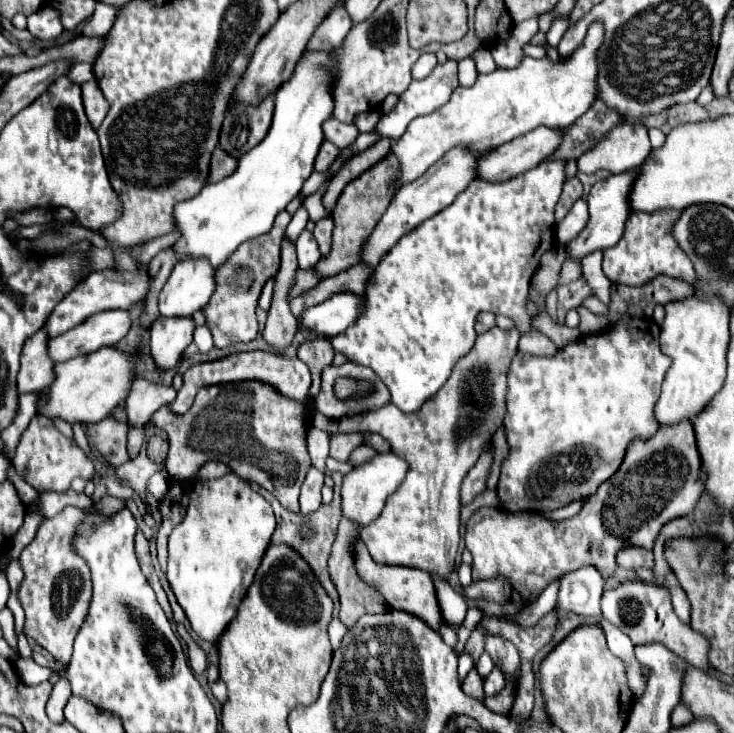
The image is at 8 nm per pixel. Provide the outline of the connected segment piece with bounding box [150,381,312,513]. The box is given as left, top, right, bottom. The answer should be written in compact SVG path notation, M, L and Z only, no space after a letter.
M238 381L238 383L222 383L222 385L210 385L198 391L194 405L186 415L172 415L168 411L168 405L158 409L150 423L162 431L166 431L170 441L170 461L166 463L168 473L174 479L190 481L196 477L198 469L208 461L218 461L230 467L232 473L238 477L244 477L246 481L254 481L260 487L268 489L288 511L298 513L298 495L302 481L312 467L310 455L306 449L306 433L310 427L310 417L306 417L304 407L300 401L292 401L290 397L280 397L272 385L264 385L262 381Z

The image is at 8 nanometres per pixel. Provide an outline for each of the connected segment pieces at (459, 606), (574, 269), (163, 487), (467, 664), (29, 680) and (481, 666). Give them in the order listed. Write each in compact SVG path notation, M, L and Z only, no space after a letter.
M432 577L432 581L434 581L440 613L450 623L450 627L456 629L464 621L464 615L466 615L466 609L468 609L466 601L464 601L464 597L460 597L460 593L456 593L448 585L448 581L440 581L440 577Z
M567 258L562 265L558 284L559 285L568 284L572 281L576 281L581 276L582 276L581 262L576 262Z
M154 473L154 475L148 479L146 491L148 491L156 501L164 501L164 495L168 493L168 479L166 479L162 473Z
M465 650L458 658L458 677L461 682L473 667L473 660L471 659L469 652Z
M20 657L15 666L22 682L29 686L47 681L51 675L51 669L39 666L30 658Z
M484 651L484 653L480 655L478 663L476 663L476 671L478 671L478 675L480 675L480 677L486 677L486 675L488 675L492 669L494 669L494 663L492 663L490 655Z

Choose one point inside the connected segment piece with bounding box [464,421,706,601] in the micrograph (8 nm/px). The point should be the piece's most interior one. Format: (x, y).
(661, 478)

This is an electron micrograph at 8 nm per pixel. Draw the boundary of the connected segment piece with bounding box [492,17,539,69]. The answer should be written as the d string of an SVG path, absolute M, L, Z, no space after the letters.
M530 17L528 21L514 23L510 37L506 41L502 41L500 45L494 45L494 49L492 49L496 67L512 69L512 67L520 65L520 61L524 59L522 47L528 43L528 37L534 37L538 32L539 17Z

